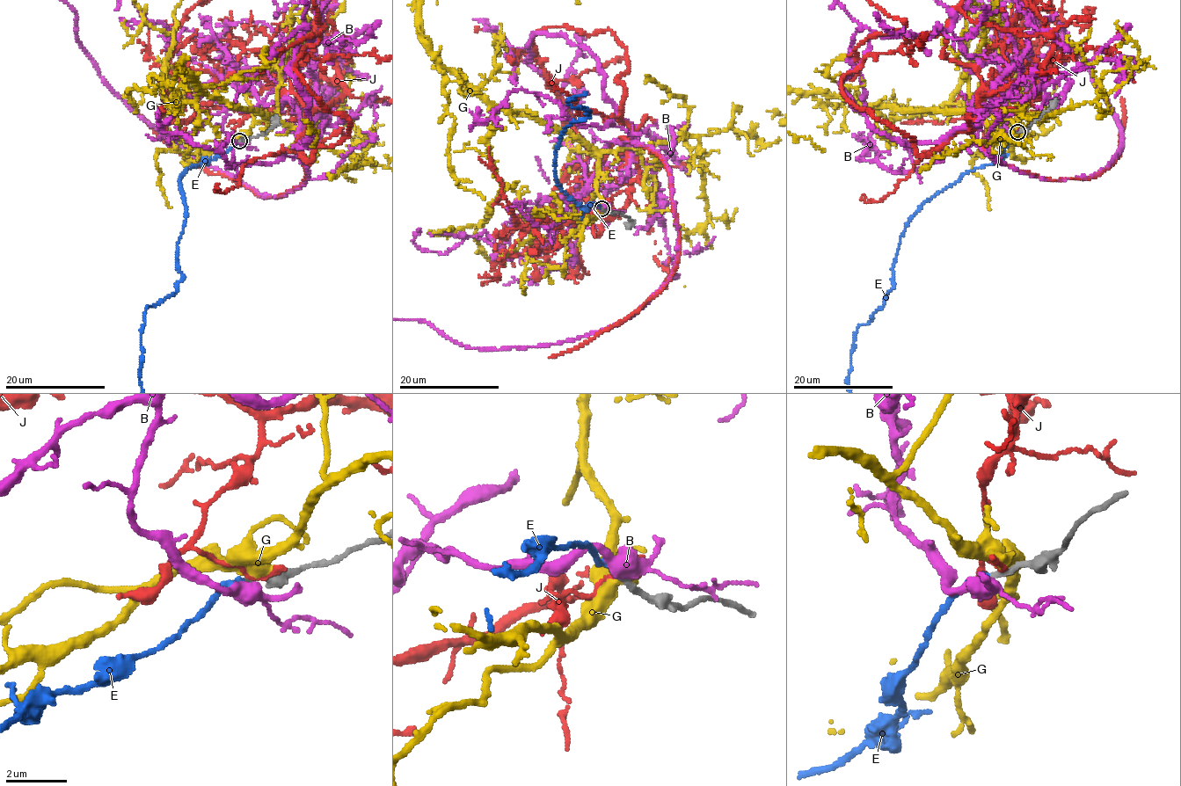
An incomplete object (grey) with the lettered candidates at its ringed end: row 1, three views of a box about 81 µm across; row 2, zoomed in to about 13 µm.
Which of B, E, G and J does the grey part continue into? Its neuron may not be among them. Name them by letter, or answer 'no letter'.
E

